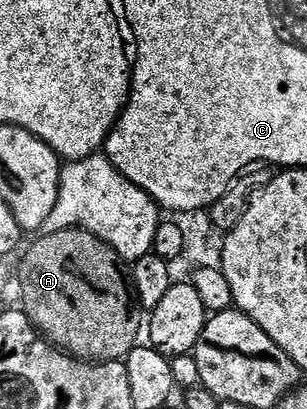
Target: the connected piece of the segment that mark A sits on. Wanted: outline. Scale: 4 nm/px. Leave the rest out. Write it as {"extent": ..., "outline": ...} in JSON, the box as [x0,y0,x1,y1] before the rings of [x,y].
{"extent":[17,227,145,361],"outline":[[[76,227],[43,233],[40,238],[40,241],[26,246],[28,249],[23,257],[23,266],[17,269],[17,281],[23,284],[22,312],[52,345],[80,361],[123,361],[140,344],[139,328],[145,325],[145,313],[135,294],[133,273],[128,262],[117,255],[109,243],[88,229]]]}

